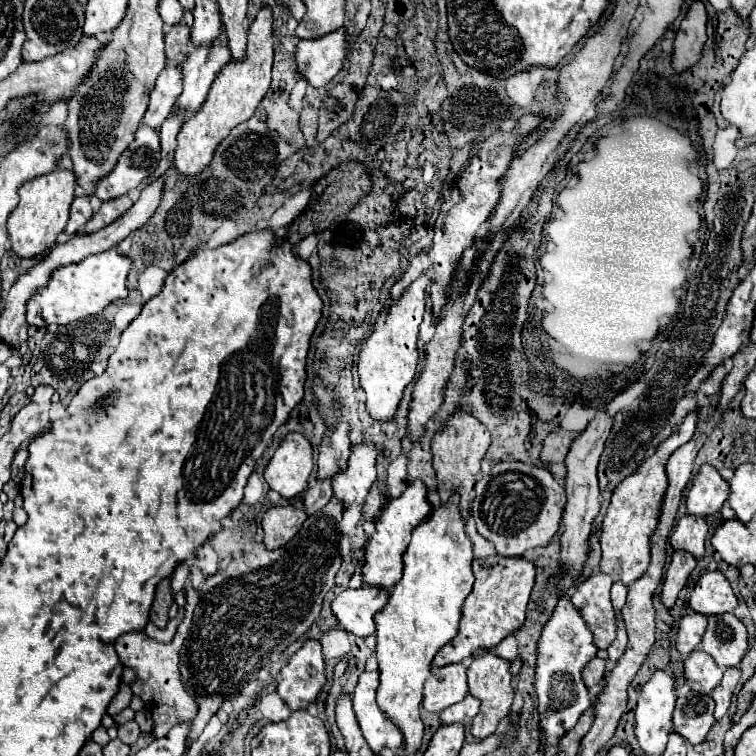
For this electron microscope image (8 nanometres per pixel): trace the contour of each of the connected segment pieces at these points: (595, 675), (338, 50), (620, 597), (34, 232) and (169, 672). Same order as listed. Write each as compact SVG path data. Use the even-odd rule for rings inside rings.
M601 658L589 660L589 664L587 664L585 670L583 670L585 686L591 688L591 690L595 690L595 688L601 684L603 676L605 676L605 660L601 660Z
M343 28L327 34L325 38L299 40L295 52L297 74L303 76L313 88L327 86L333 76L339 74L343 58L347 58L345 44L347 36Z
M613 584L611 588L611 602L613 602L613 608L621 614L623 606L625 606L625 598L627 598L627 588L623 584Z
M55 170L51 174L43 174L37 178L25 182L19 188L19 198L21 198L19 206L11 212L7 220L7 230L9 230L11 244L13 244L13 252L19 258L33 258L57 242L57 236L65 230L69 208L75 198L77 176L71 170Z
M187 586L185 598L187 598L185 616L179 622L177 632L169 644L157 644L157 640L149 638L145 632L129 632L125 636L119 636L119 640L115 642L115 650L121 664L135 670L135 680L131 682L131 690L135 696L139 696L145 702L147 710L151 712L151 718L155 724L153 728L155 738L163 738L175 724L189 722L197 714L197 702L193 700L193 696L185 692L185 686L181 684L181 676L179 676L179 650L191 628L191 614L199 600L197 590L193 586Z

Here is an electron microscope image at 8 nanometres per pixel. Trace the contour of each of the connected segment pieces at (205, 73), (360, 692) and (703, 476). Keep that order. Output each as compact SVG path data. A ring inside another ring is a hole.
M221 28L219 36L209 48L193 48L187 54L187 60L181 64L183 70L183 92L177 98L177 108L187 112L197 112L205 102L207 92L217 76L217 72L231 60L229 38Z
M379 670L363 672L353 692L353 710L361 726L361 732L367 744L373 748L373 752L379 752L381 748L397 750L403 744L403 734L379 708L375 700L377 686L379 686Z
M703 464L687 492L687 512L697 516L709 516L721 510L727 500L729 484L721 474L711 466Z

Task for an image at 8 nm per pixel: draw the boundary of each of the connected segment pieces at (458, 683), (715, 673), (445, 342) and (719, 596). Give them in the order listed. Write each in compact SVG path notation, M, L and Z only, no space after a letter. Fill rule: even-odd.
M449 664L433 670L425 682L423 708L429 712L441 712L467 696L465 664Z
M695 650L685 660L685 682L697 694L709 694L715 686L719 686L723 670L705 656L705 652Z
M457 300L457 304L451 304L447 316L439 322L439 326L435 330L435 336L425 346L425 364L421 368L419 380L413 386L413 400L411 400L411 406L409 406L409 428L407 428L407 434L409 434L411 440L417 440L419 436L423 436L427 420L441 406L441 396L443 396L441 388L445 388L445 380L449 378L449 372L453 370L453 356L457 354L457 348L461 344L461 326L463 326L461 310L463 310L463 300Z
M715 570L703 574L689 598L689 606L703 614L703 616L715 616L723 612L731 612L737 606L737 598L727 582L727 578Z

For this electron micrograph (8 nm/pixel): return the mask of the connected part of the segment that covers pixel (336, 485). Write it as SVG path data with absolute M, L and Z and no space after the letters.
M371 442L353 444L347 468L331 478L333 492L345 506L351 502L363 504L371 484L375 482L375 458L377 450Z

